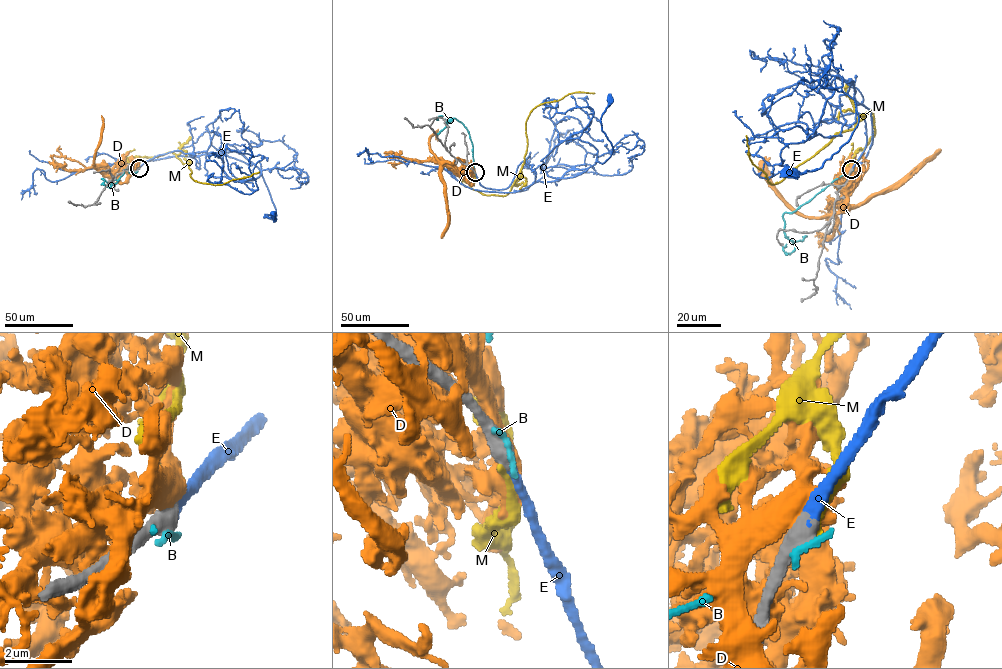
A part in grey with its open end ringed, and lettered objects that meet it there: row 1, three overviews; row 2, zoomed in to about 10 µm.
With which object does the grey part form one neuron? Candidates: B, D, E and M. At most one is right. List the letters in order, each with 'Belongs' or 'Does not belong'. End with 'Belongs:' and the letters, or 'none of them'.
B: Does not belong
D: Does not belong
E: Belongs
M: Does not belong
Belongs: E

